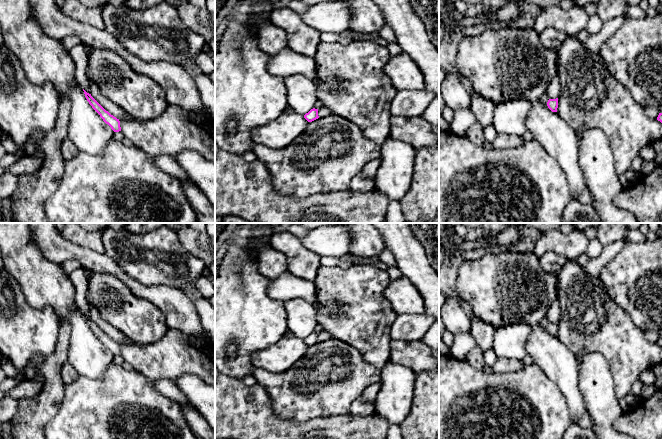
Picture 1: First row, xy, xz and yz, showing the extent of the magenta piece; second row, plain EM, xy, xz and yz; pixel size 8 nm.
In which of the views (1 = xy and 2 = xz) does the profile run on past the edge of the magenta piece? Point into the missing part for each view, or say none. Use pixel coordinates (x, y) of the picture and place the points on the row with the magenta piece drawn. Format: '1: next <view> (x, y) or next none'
1: next none
2: next none

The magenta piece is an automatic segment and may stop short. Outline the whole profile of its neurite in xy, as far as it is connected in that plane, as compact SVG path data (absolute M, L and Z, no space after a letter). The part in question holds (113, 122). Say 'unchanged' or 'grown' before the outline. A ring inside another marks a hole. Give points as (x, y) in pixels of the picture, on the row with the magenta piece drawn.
unchanged; M84 89L84 94L89 102L89 104L92 106L92 108L100 115L100 117L103 119L103 121L108 124L111 129L114 132L121 131L120 127L120 121L113 115L111 115L108 111L106 111L92 96L91 94L87 93Z

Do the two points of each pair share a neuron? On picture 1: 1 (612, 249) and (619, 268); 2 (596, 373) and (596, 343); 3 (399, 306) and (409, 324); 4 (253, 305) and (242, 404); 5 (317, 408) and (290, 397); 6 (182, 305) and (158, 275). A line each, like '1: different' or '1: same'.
1: different
2: different
3: different
4: different
5: same
6: different

